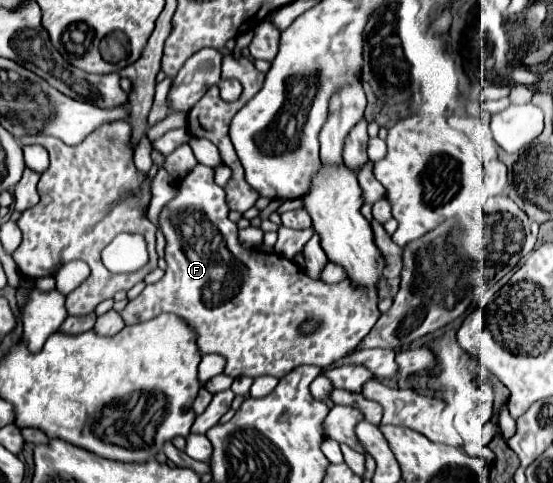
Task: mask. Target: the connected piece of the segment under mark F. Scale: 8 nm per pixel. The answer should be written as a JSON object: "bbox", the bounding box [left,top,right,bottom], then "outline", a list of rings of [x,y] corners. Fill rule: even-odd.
{"bbox":[121,165,381,379],"outline":[[[197,165],[177,185],[177,197],[159,217],[159,227],[167,239],[165,275],[161,281],[147,285],[137,299],[127,303],[121,311],[125,325],[149,321],[161,313],[183,317],[183,321],[187,321],[187,325],[199,335],[201,355],[223,355],[227,359],[225,373],[231,377],[247,375],[255,379],[261,375],[271,375],[281,379],[293,371],[293,367],[315,365],[323,369],[353,351],[381,315],[377,309],[377,293],[355,289],[349,281],[329,285],[319,279],[311,279],[287,257],[241,247],[237,241],[237,225],[229,221],[227,215],[229,207],[225,201],[225,191],[215,183],[215,169]],[[307,321],[315,321],[319,325],[311,333],[303,333],[301,325]]]}

